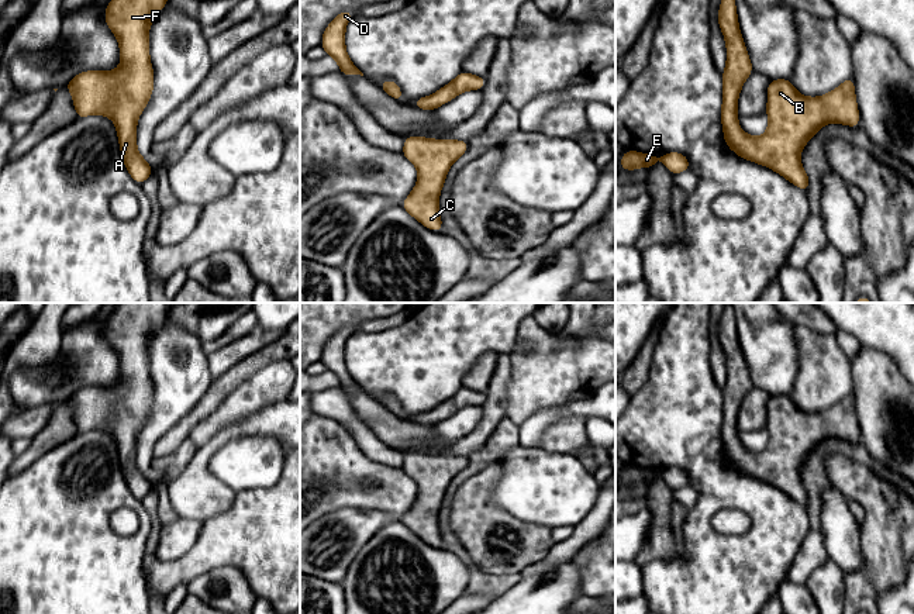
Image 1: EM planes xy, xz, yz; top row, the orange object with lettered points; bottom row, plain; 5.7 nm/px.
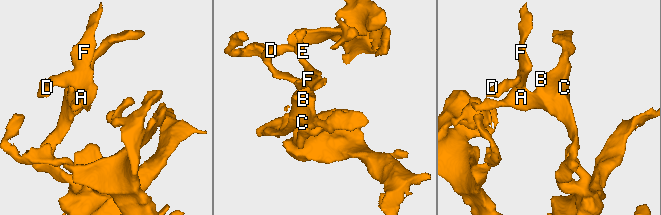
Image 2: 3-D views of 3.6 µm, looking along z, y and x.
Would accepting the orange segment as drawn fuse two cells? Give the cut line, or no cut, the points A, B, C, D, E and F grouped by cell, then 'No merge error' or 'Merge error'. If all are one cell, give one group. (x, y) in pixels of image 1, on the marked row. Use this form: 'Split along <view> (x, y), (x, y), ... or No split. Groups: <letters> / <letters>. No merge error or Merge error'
No split. Groups: A B C D E F. No merge error

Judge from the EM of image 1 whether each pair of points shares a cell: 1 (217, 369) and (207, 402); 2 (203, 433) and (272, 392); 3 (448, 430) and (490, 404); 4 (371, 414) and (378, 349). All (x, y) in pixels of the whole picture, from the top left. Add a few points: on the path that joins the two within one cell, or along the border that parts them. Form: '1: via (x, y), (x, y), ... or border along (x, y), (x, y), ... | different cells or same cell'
1: border along (237, 362), (213, 378) | different cells
2: via (220, 418), (255, 393) | same cell
3: border along (482, 406), (479, 423), (462, 437) | different cells
4: border along (364, 390), (378, 402) | different cells

